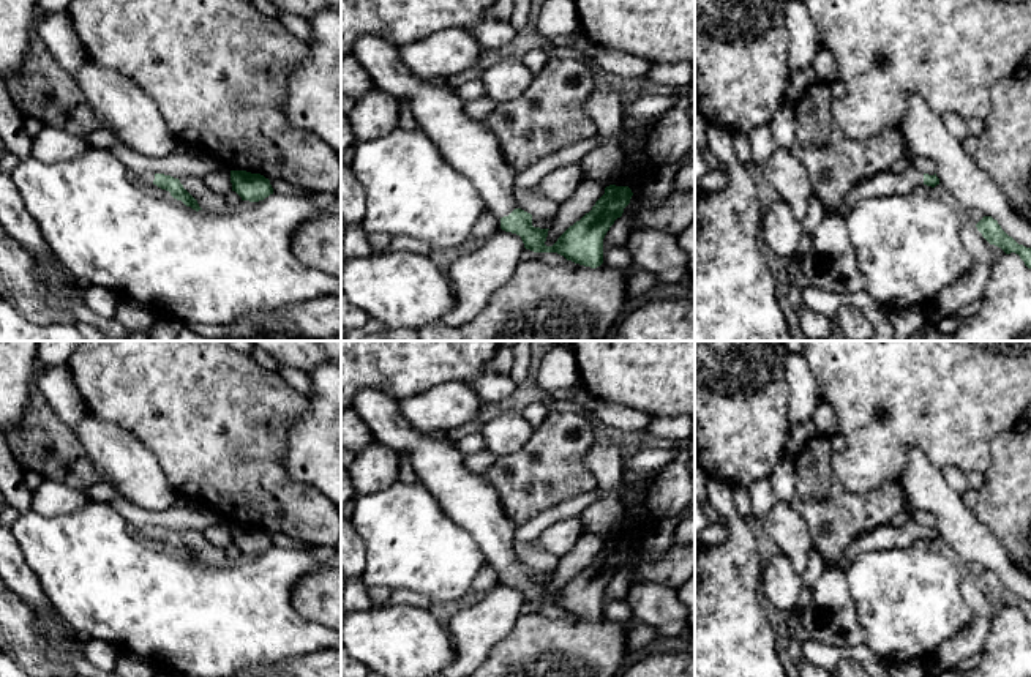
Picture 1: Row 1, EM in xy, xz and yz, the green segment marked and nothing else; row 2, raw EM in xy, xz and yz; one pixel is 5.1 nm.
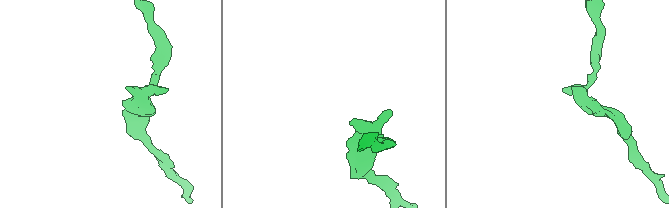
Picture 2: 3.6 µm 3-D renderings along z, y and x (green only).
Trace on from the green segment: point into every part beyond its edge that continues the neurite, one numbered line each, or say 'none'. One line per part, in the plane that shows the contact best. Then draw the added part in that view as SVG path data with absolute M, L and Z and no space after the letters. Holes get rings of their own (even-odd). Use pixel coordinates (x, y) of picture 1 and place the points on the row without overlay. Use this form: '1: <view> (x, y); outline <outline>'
1: xz (466, 497); outline M377 388L360 390L352 410L377 443L409 456L418 481L455 522L471 532L489 567L504 571L516 562L513 537L518 526L505 514L496 489L464 467L464 454L455 440L431 437L411 426L396 399Z

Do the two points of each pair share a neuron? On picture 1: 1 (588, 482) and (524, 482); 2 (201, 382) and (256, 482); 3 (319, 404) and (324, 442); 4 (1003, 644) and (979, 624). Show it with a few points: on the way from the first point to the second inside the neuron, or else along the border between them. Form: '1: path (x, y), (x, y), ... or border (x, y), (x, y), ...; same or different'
1: path (572, 482), (540, 482); same
2: path (202, 407), (218, 423), (220, 441), (231, 456); same
3: path (324, 414), (324, 433); same
4: border (992, 619), (989, 636), (981, 650); different

